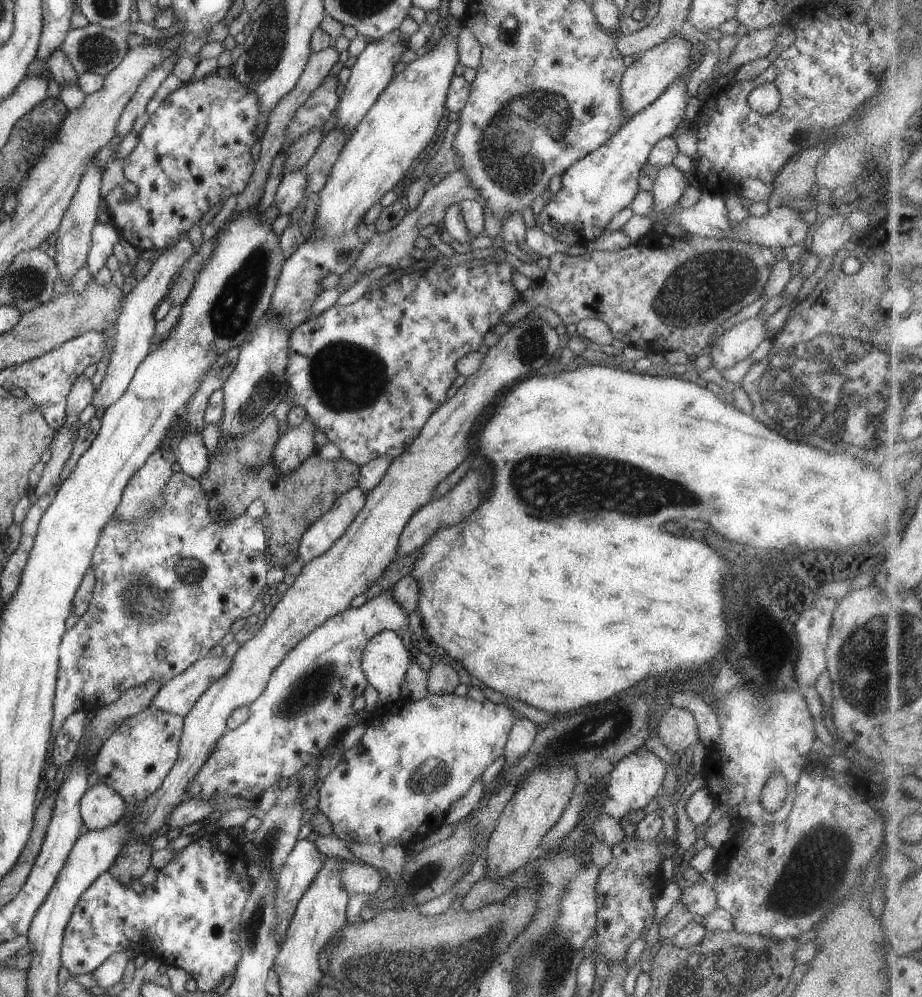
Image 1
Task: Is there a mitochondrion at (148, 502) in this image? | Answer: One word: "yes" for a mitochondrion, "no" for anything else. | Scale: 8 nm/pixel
yes

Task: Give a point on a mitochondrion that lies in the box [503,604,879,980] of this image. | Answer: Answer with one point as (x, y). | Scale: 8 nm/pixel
(817, 860)

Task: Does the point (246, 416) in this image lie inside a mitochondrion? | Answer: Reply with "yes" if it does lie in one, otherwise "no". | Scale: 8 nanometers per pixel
yes

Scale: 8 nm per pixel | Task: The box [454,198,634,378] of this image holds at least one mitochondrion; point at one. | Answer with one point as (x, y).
(531, 344)

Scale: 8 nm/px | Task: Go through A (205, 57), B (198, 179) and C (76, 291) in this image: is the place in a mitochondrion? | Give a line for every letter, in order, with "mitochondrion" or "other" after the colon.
A: other
B: other
C: other

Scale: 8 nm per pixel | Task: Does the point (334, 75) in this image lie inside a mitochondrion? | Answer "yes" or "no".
no

